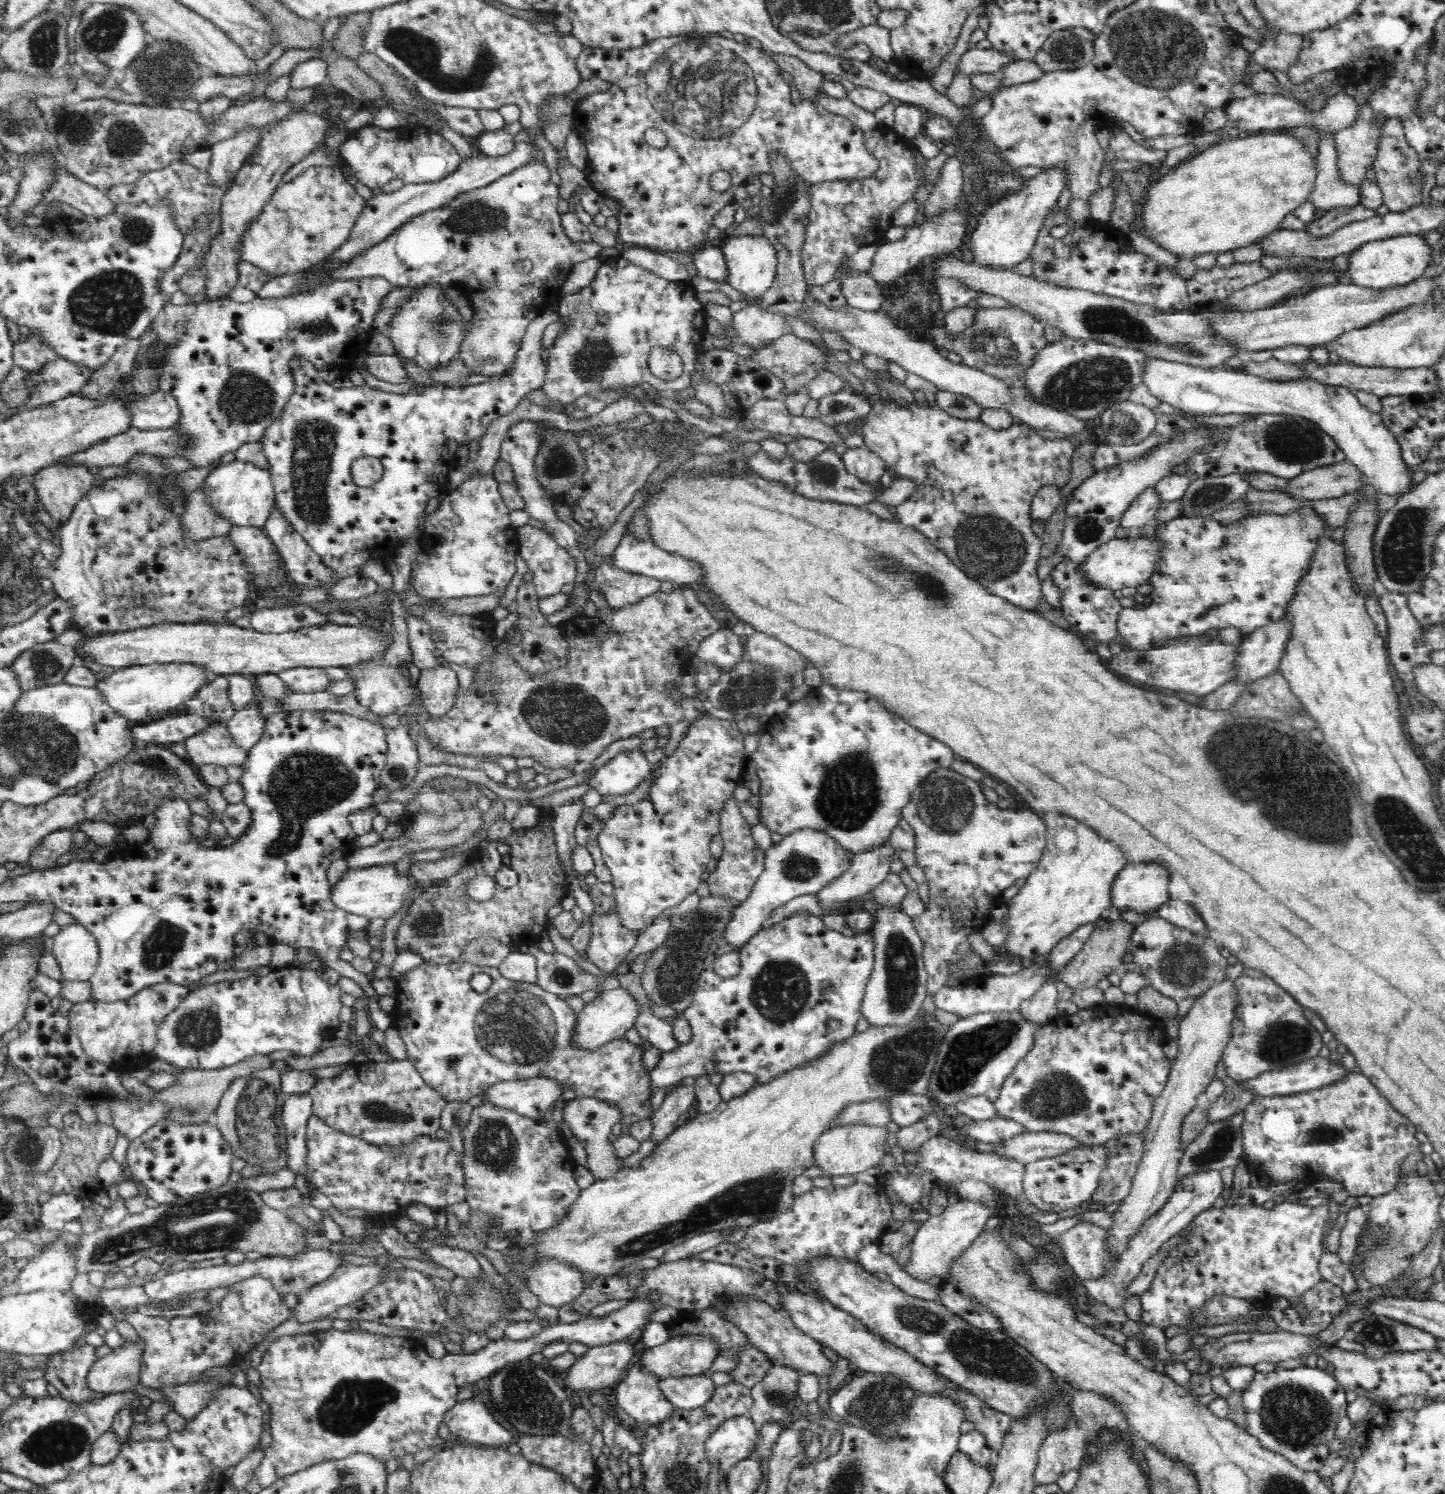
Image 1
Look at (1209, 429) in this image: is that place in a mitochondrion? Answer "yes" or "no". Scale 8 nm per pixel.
no

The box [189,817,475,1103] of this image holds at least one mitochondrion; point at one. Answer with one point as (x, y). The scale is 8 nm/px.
(426, 921)

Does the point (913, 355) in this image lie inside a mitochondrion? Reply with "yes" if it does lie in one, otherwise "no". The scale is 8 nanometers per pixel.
no

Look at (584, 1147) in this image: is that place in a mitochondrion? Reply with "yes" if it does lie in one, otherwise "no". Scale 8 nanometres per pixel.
no

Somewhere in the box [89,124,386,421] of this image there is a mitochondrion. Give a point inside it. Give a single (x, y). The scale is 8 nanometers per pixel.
(137, 231)

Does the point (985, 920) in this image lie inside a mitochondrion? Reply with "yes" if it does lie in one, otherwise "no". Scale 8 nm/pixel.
no

